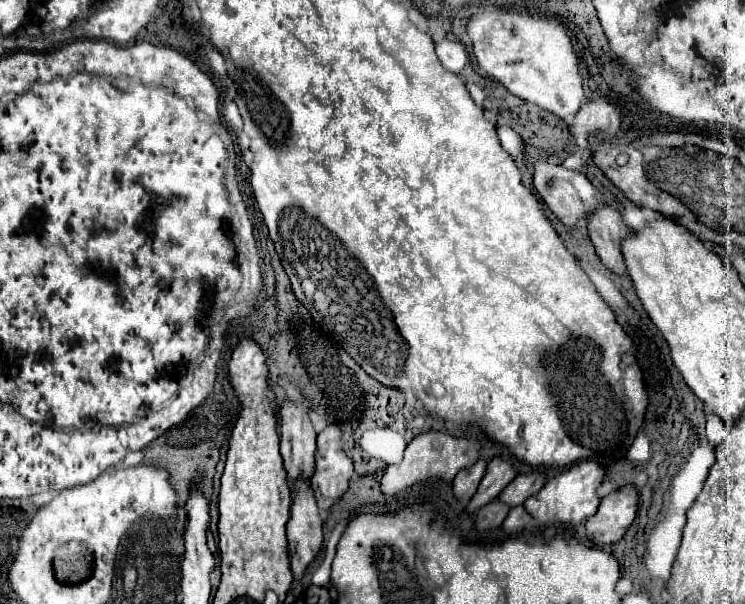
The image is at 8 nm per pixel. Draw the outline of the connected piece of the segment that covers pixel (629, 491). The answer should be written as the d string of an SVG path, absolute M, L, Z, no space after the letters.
M623 487L601 499L599 509L587 519L587 539L593 545L615 543L633 523L637 513L637 493L633 487Z

